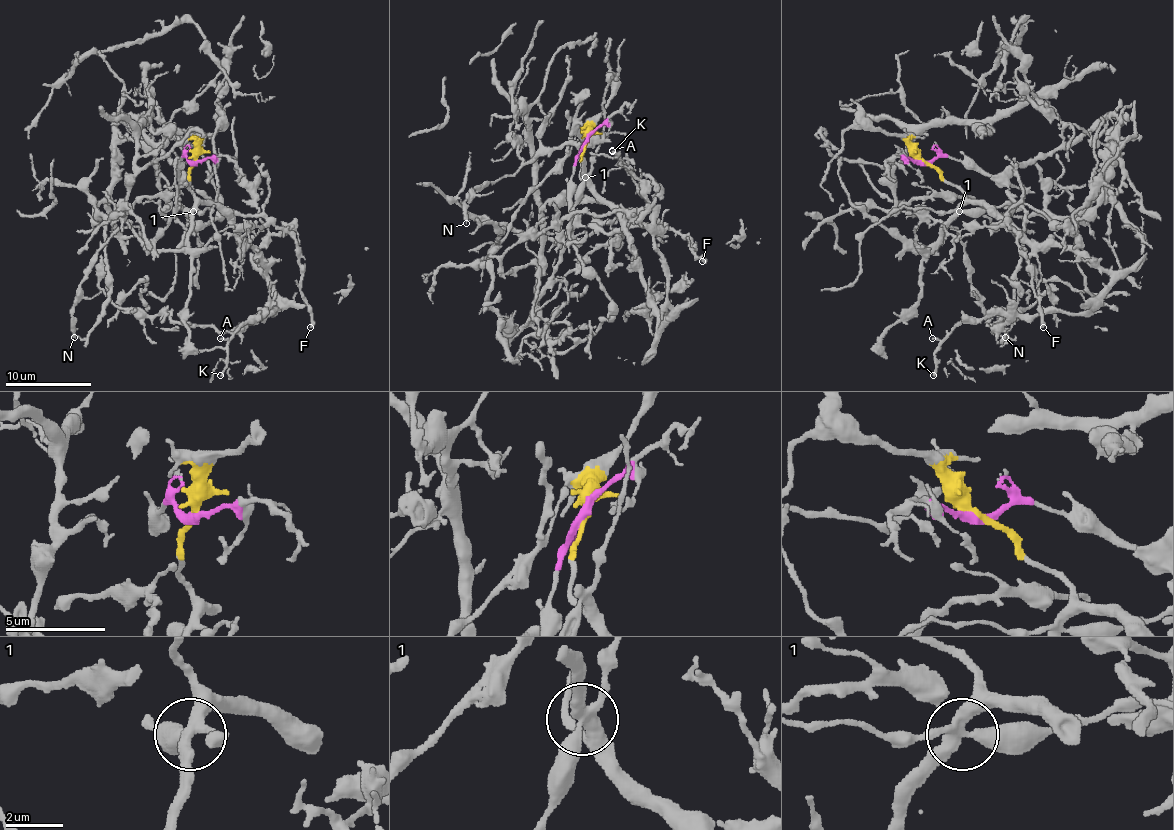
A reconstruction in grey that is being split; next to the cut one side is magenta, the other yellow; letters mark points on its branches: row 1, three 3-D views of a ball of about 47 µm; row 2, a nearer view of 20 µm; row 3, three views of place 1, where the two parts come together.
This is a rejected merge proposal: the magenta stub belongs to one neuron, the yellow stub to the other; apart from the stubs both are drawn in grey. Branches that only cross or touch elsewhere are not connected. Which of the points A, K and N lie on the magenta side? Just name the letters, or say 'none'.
none

